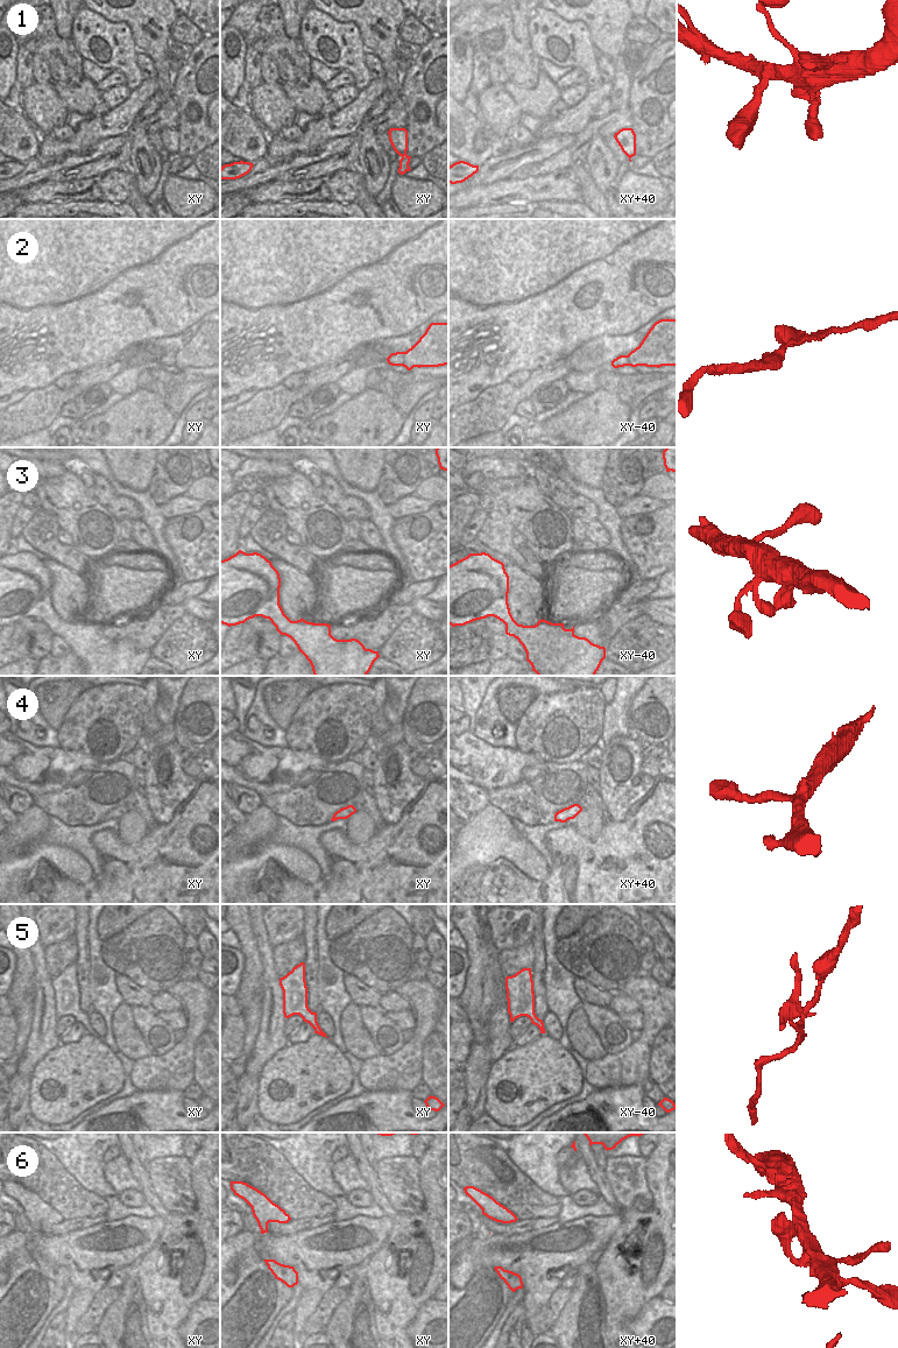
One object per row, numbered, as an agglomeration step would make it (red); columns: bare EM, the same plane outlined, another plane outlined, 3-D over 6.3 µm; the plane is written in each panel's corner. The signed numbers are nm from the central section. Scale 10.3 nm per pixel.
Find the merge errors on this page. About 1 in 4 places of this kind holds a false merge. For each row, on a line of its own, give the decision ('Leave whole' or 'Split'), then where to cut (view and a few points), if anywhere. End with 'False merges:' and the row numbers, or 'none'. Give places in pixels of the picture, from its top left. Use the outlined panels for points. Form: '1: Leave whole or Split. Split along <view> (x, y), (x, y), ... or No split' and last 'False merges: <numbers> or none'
1: Leave whole. No split
2: Leave whole. No split
3: Leave whole. No split
4: Leave whole. No split
5: Split. Split along xy (323, 1032), (320, 1035)
6: Leave whole. No split
False merges: 5.

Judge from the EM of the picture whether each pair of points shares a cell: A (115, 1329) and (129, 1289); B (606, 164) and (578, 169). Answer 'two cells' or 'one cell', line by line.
A: one cell
B: two cells

